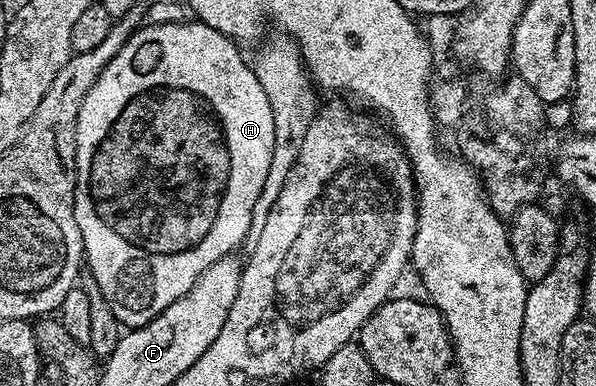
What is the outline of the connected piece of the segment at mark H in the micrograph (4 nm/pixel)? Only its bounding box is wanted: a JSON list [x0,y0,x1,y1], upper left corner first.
[74,20,274,328]

